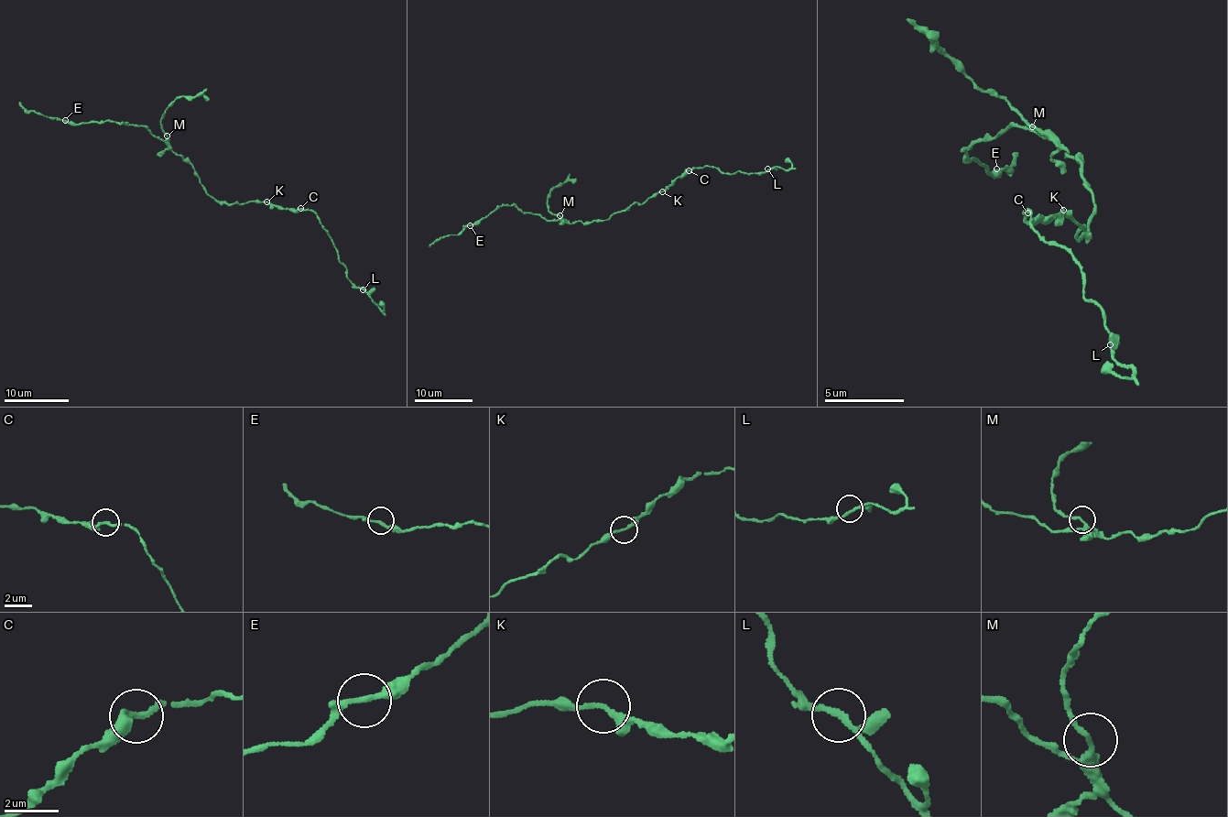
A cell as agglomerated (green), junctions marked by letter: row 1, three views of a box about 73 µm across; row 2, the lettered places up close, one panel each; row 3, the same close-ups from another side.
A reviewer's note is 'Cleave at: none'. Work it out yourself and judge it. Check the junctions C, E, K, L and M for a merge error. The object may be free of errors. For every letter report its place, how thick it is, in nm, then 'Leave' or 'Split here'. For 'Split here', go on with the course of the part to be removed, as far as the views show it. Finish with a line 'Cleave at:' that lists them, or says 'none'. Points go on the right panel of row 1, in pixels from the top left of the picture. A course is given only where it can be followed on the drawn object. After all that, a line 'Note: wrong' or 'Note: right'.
C: Place: (1027, 212). Thickness 200 nm. Leave
E: Place: (996, 168). Thickness 200 nm. Leave
K: Place: (1063, 210). Thickness 200 nm. Leave
L: Place: (1110, 344). Thickness 220 nm. Leave
M: Place: (1032, 126). Thickness 200 nm. Split here. Course of the part to remove: (1031, 127), (1009, 105), (954, 68), (935, 48), (929, 30), (929, 38)
Cleave at: M
Note: wrong

